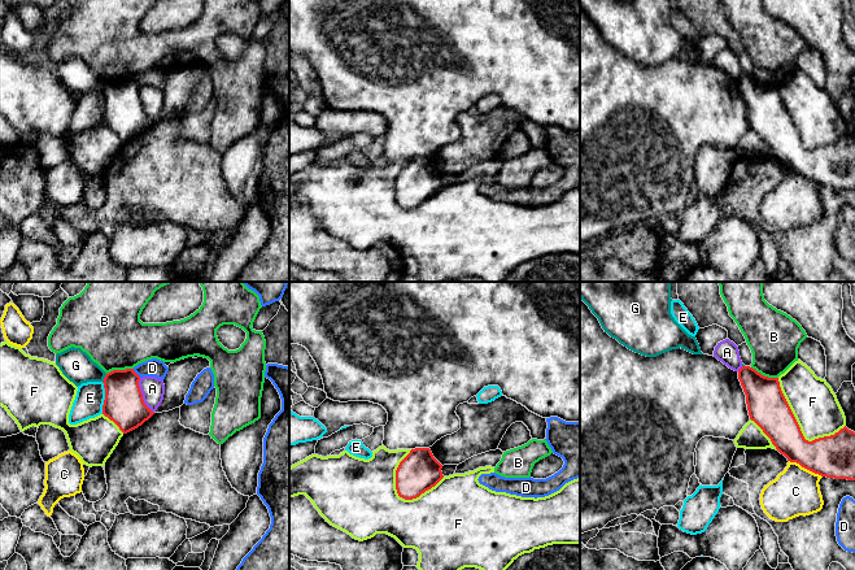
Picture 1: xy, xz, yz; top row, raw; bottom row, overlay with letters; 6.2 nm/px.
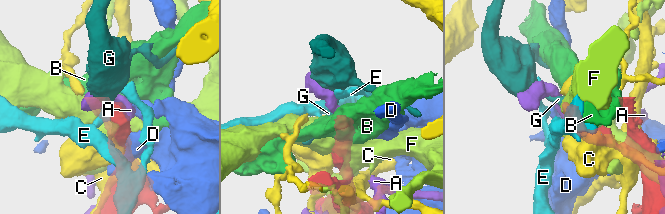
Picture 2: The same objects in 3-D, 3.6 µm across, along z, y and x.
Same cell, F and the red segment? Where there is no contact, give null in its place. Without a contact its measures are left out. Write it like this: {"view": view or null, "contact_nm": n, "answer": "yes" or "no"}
{"view": "yz", "contact_nm": 500, "answer": "no"}

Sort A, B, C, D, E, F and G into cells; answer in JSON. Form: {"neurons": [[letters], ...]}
{"neurons": [["A"], ["B"], ["C"], ["D"], ["E"], ["F"], ["G"]]}

